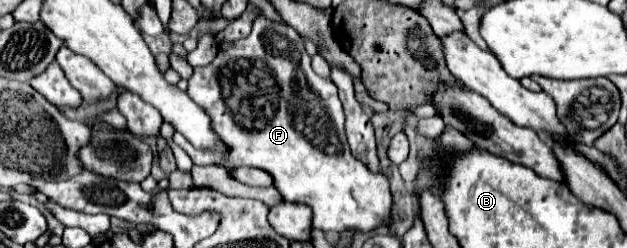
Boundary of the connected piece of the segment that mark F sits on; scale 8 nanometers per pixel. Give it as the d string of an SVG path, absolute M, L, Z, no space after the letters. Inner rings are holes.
M259 16L247 38L219 44L217 56L211 64L193 68L187 94L195 104L205 108L211 118L213 132L227 146L227 152L223 156L215 156L215 152L211 150L194 149L185 138L173 138L191 156L194 165L217 165L223 168L253 166L269 172L273 176L273 186L281 190L281 196L285 200L311 206L313 228L319 228L323 232L369 232L389 222L389 212L393 204L389 180L381 172L369 172L363 162L351 156L349 144L345 140L345 114L341 108L341 100L337 98L337 86L331 80L321 78L313 72L311 58L305 52L303 40L291 26L281 26ZM247 76L251 76L251 92L247 92ZM247 96L251 104L243 104L243 98Z

